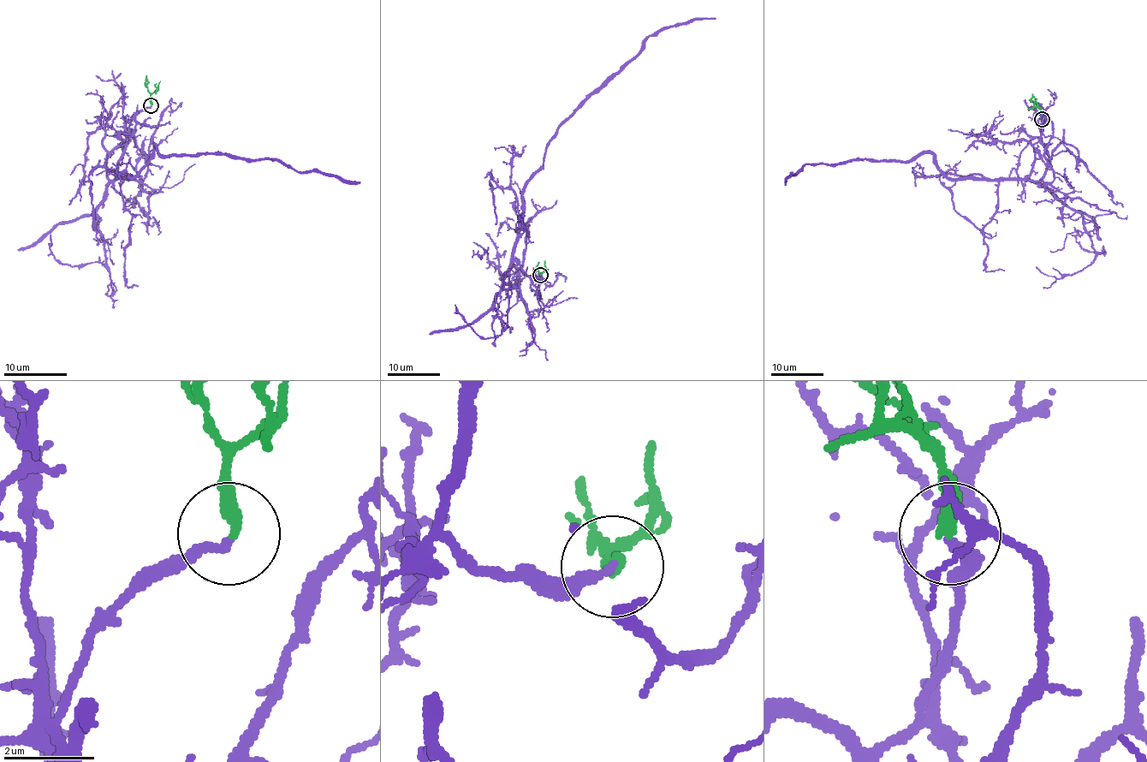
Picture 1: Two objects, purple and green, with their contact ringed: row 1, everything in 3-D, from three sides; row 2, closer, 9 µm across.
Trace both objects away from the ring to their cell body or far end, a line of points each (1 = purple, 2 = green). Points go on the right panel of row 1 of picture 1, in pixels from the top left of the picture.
1: (1042, 120), (1034, 163), (1023, 178), (953, 179), (930, 153), (919, 153), (900, 161), (806, 163), (785, 185)
2: (1042, 119), (1040, 108), (1032, 93)

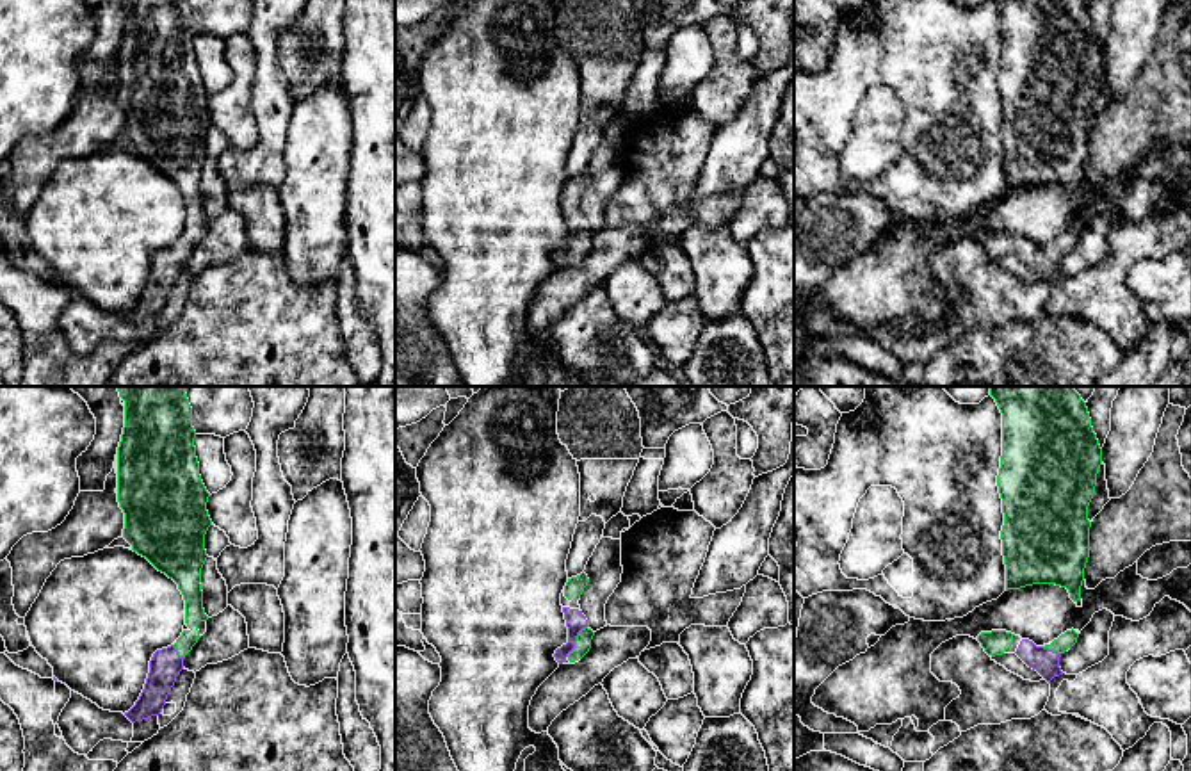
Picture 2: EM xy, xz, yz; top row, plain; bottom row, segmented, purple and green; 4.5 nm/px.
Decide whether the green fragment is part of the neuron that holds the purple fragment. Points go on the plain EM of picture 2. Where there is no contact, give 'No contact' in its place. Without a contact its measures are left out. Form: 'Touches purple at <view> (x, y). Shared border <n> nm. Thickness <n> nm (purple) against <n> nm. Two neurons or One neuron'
Touches purple at xz (575, 241). Shared border 170 nm. Thickness 90 nm (purple) against 70 nm. One neuron

